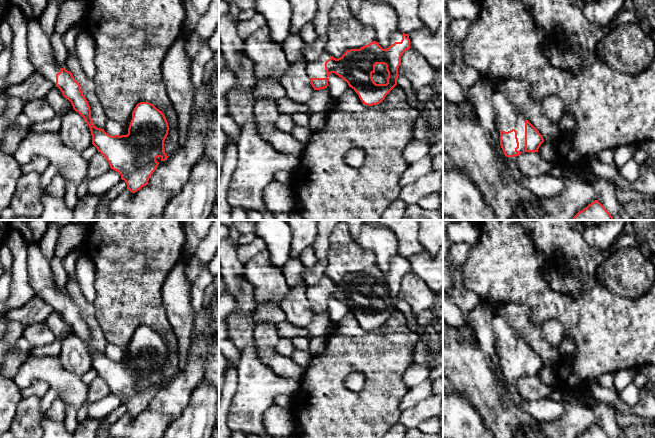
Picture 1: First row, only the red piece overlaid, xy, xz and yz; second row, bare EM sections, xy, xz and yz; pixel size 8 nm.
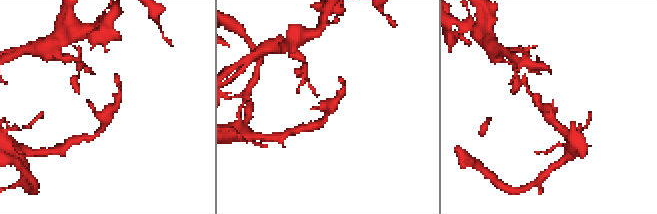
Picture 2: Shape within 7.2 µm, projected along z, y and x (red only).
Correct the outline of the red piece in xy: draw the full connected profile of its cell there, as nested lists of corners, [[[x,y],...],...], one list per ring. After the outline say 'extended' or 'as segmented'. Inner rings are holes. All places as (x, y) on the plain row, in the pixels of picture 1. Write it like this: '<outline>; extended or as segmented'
[[[35,242],[27,243],[27,272],[35,295],[58,311],[63,320],[71,326],[73,333],[84,342],[91,355],[92,368],[106,382],[110,392],[121,399],[121,403],[127,408],[127,413],[135,417],[146,410],[159,388],[156,382],[160,381],[161,385],[168,382],[164,375],[164,365],[168,359],[169,350],[162,335],[149,326],[140,326],[132,336],[128,358],[111,360],[104,353],[97,352],[93,348],[90,330],[81,315],[80,308],[74,303],[67,290],[57,285],[50,260]]]; extended

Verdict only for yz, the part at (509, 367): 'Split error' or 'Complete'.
Split error

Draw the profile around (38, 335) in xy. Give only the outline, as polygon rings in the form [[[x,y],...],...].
[[[45,322],[26,327],[24,329],[23,336],[32,345],[32,347],[49,345],[56,339],[55,335]]]

